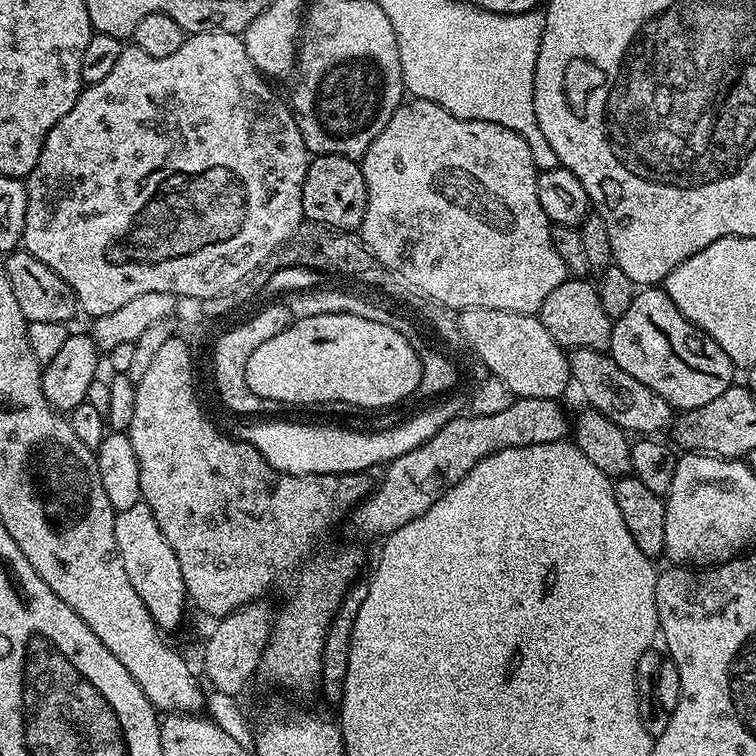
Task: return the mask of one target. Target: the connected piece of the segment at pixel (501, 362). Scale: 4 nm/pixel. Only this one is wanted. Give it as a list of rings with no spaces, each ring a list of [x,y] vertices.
[[[465,308],[459,313],[460,333],[463,343],[472,347],[472,352],[489,368],[491,375],[501,380],[512,391],[513,397],[546,398],[560,400],[572,380],[572,365],[565,349],[550,338],[546,326],[535,316],[524,316],[521,312],[490,310],[489,308]]]

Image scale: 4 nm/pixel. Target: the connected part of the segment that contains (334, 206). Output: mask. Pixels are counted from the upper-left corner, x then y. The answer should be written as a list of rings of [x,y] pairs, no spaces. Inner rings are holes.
[[[313,155],[308,162],[306,182],[302,186],[304,220],[325,228],[356,230],[368,209],[368,191],[363,167],[348,156]]]

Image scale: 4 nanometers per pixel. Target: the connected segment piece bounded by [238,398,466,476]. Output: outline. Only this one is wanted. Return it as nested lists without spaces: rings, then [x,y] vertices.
[[[448,398],[437,399],[432,402],[437,402],[437,404],[432,404],[429,408],[414,413],[409,420],[402,421],[401,419],[392,428],[377,432],[356,431],[345,426],[331,428],[328,424],[287,424],[284,420],[264,420],[261,424],[245,423],[248,425],[238,432],[238,436],[244,443],[252,444],[254,450],[258,450],[258,454],[262,454],[262,458],[266,458],[266,462],[270,462],[270,466],[274,466],[274,470],[288,472],[292,476],[341,476],[347,472],[367,473],[372,470],[368,468],[378,467],[377,469],[379,469],[381,466],[387,466],[392,461],[402,458],[402,454],[410,454],[410,450],[414,450],[430,438],[434,438],[434,434],[438,434],[438,430],[442,430],[442,426],[446,426],[446,422],[450,422],[465,411],[465,401],[463,404],[460,400],[444,399]]]

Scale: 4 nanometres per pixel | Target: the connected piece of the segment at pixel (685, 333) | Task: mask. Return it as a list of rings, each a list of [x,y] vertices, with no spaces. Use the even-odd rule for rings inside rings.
[[[660,286],[641,287],[626,314],[615,317],[610,355],[630,378],[650,386],[654,394],[666,398],[676,410],[706,406],[706,402],[714,402],[718,394],[734,384],[734,366],[726,350],[698,325],[689,322]]]

